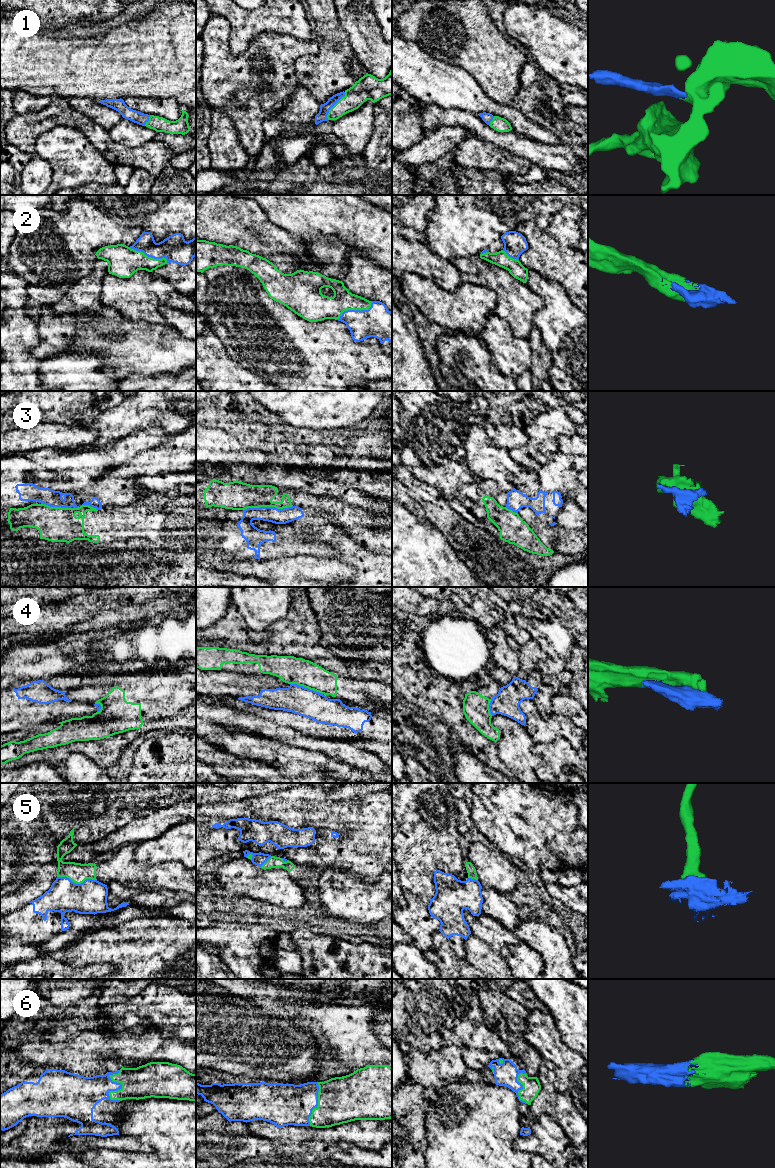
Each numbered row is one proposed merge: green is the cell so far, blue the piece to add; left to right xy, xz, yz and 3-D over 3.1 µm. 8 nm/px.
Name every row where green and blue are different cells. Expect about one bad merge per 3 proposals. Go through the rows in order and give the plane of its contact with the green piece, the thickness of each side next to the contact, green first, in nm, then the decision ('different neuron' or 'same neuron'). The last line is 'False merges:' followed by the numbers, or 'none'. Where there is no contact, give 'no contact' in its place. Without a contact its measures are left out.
1: contact in xz; calibres 170 and 80 nm; same neuron
2: contact in xz; calibres 190 and 240 nm; same neuron
3: contact in xz; calibres 220 and 130 nm; different neuron
4: contact in xz; calibres 220 and 220 nm; different neuron
5: contact in xy; calibres 160 and 280 nm; same neuron
6: contact in xy; calibres 280 and 220 nm; same neuron
False merges: 3, 4

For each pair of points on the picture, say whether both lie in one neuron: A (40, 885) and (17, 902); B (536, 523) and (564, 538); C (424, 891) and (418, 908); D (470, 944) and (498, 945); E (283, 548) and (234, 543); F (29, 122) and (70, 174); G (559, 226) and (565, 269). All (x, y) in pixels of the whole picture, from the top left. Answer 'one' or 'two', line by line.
A: one
B: one
C: two
D: two
E: one
F: two
G: two

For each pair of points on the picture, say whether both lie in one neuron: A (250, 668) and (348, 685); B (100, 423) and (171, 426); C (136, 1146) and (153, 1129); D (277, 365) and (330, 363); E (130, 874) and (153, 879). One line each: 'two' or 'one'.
A: one
B: one
C: two
D: one
E: one

